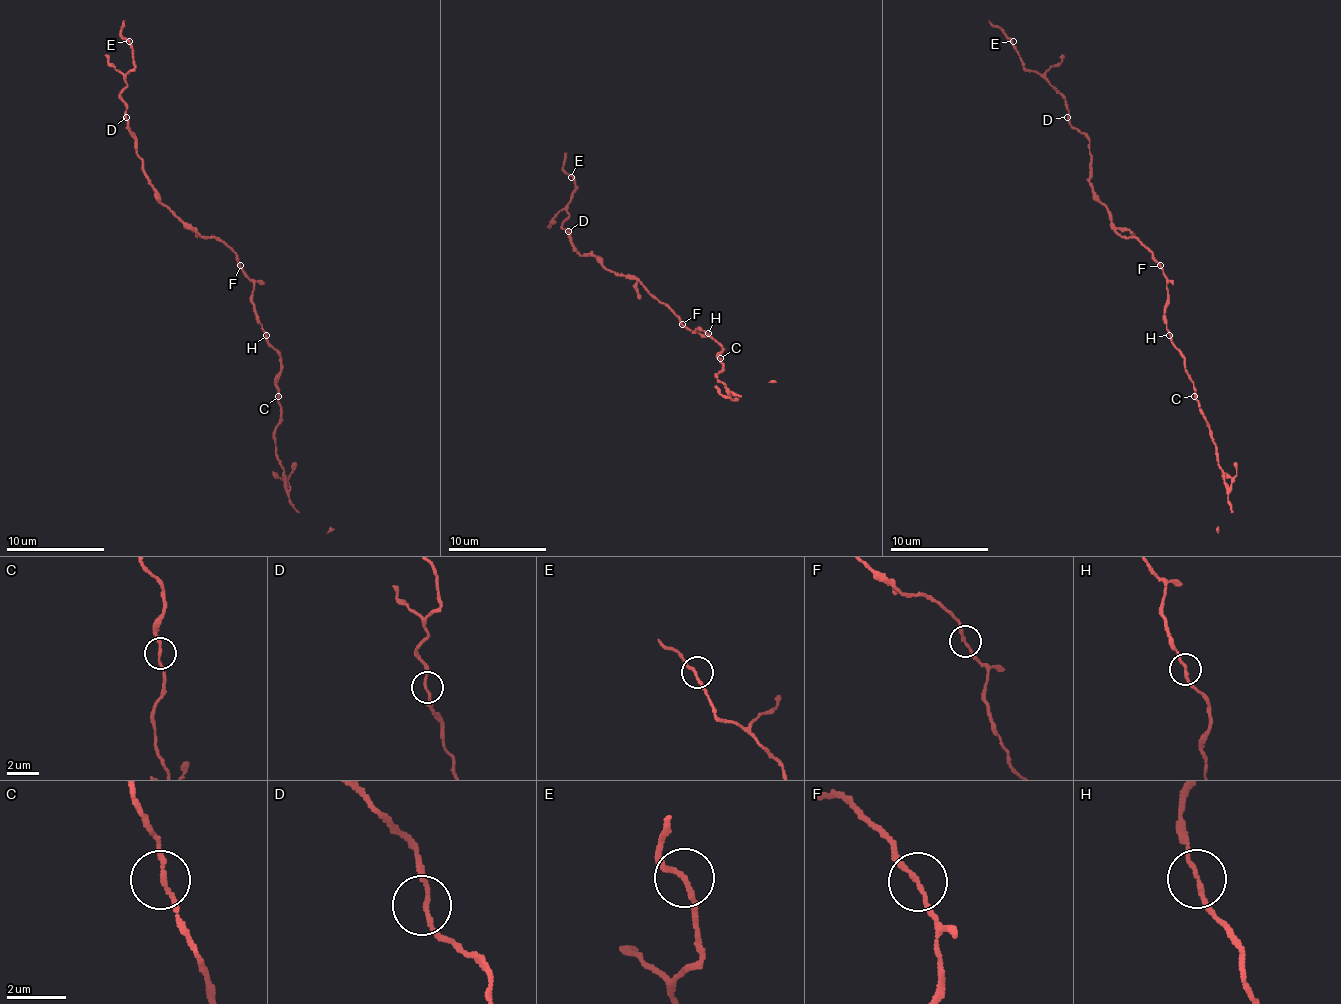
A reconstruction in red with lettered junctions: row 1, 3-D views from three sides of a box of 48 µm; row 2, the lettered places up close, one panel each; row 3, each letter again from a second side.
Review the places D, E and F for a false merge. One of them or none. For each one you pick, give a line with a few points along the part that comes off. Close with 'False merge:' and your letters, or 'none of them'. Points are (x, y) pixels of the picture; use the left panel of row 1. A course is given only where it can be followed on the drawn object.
False merge: none of them

